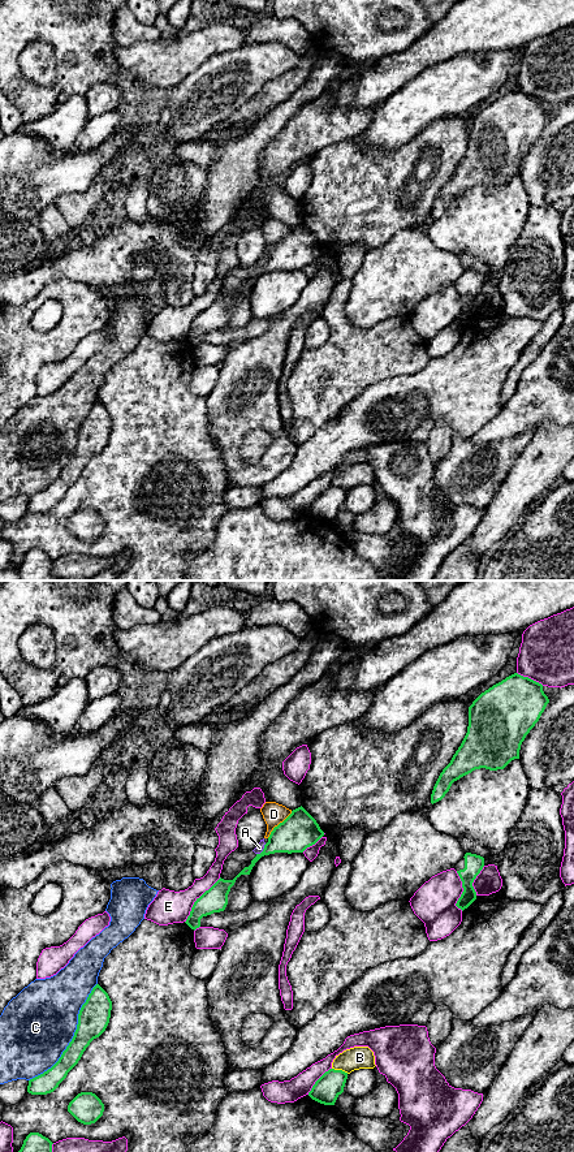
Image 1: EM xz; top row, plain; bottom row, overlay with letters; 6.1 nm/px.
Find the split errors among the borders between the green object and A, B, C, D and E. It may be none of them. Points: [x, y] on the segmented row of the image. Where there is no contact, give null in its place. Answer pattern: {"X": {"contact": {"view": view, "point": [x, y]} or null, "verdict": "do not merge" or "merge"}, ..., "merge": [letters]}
{"A": {"contact": {"view": "xz", "point": [263, 850]}, "verdict": "do not merge"}, "B": {"contact": {"view": "xz", "point": [340, 1070]}, "verdict": "do not merge"}, "C": {"contact": {"view": "xz", "point": [73, 1036]}, "verdict": "do not merge"}, "D": {"contact": {"view": "xz", "point": [279, 824]}, "verdict": "do not merge"}, "E": {"contact": {"view": "xz", "point": [197, 900]}, "verdict": "do not merge"}, "merge": []}

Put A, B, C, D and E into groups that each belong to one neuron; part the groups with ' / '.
A D / B / C / E

